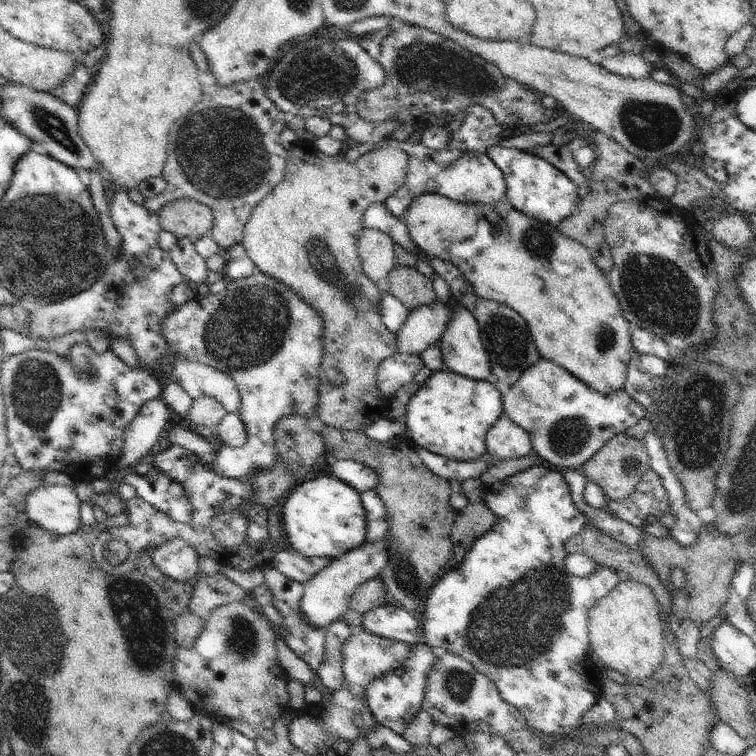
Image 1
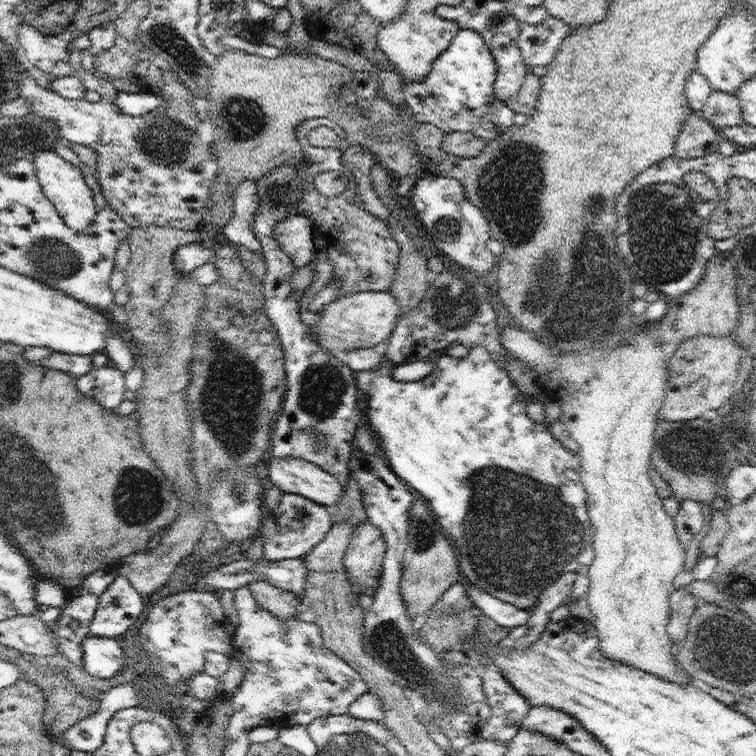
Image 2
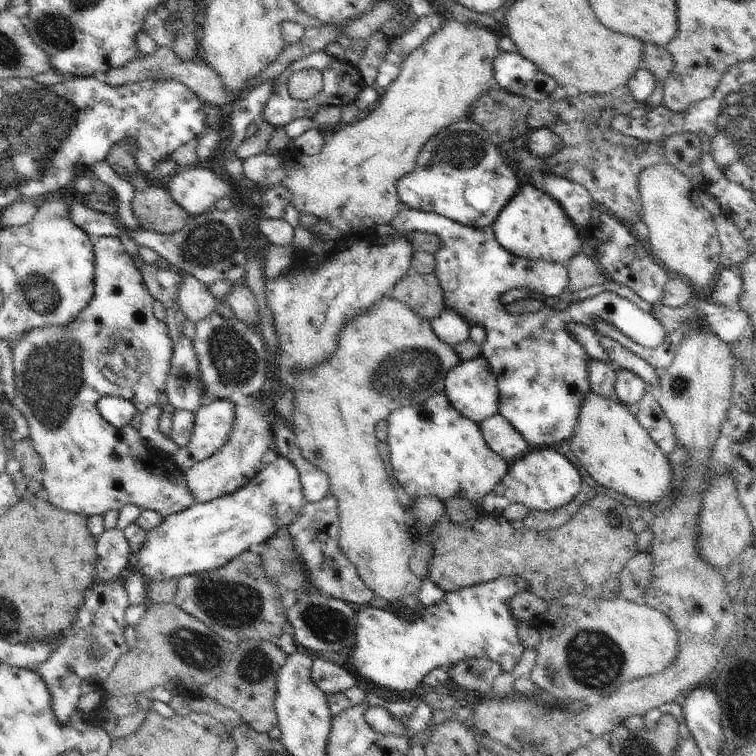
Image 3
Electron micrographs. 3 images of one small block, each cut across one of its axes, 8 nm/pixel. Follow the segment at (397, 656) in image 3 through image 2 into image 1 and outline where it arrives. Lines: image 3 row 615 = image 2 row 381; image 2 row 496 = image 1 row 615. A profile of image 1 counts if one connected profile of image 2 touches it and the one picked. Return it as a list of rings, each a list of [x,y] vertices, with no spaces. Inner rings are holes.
[[[536,465],[524,469],[522,472],[504,478],[486,487],[482,494],[483,503],[496,515],[496,522],[484,536],[481,536],[472,548],[466,553],[464,560],[449,572],[444,572],[434,586],[429,590],[425,607],[422,611],[421,629],[423,630],[424,643],[438,652],[448,652],[462,657],[484,676],[487,676],[497,686],[500,696],[513,707],[516,707],[522,716],[527,720],[528,726],[532,726],[538,733],[544,735],[549,742],[560,740],[560,738],[576,739],[576,735],[583,728],[584,715],[596,704],[601,694],[602,679],[595,668],[595,662],[588,657],[591,648],[588,630],[588,609],[596,604],[603,596],[616,586],[619,576],[606,565],[596,565],[590,574],[584,577],[575,577],[568,573],[564,567],[564,560],[568,556],[564,543],[578,533],[581,533],[589,522],[587,516],[581,513],[572,500],[572,488],[568,486],[564,475],[556,468],[547,465]]]

